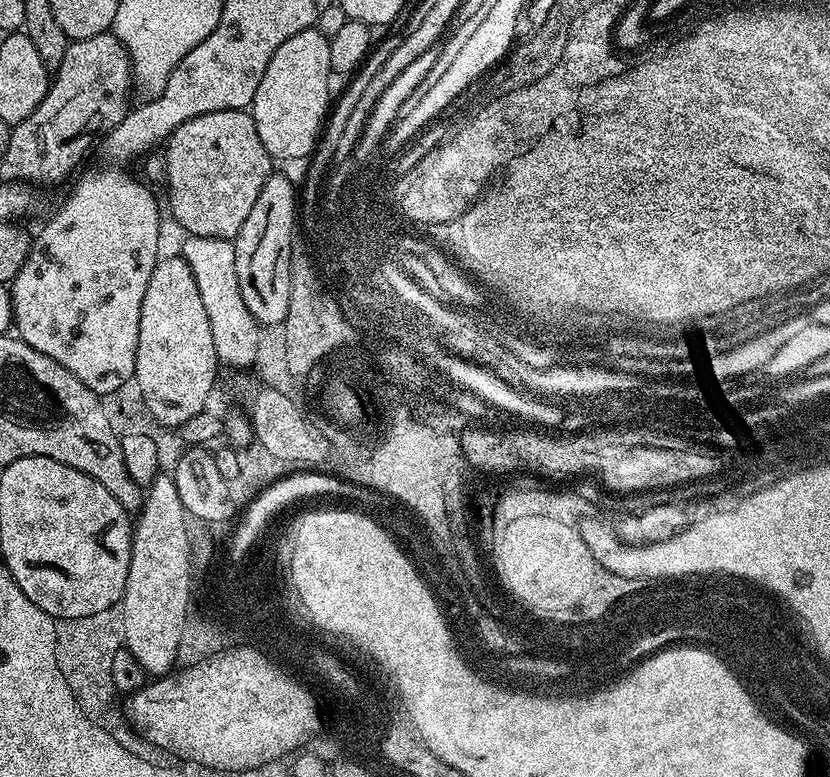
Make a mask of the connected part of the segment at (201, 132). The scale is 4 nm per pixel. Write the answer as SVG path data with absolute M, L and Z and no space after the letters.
M218 110L190 118L190 122L182 122L182 126L172 131L162 151L162 180L168 183L166 208L170 216L185 227L189 236L235 241L242 222L246 222L254 202L264 194L268 177L274 172L273 158L262 146L262 138L258 138L258 126L254 126L251 111Z

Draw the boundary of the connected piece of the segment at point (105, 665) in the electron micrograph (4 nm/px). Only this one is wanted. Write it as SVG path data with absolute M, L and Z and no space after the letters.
M119 607L90 614L86 618L66 618L56 620L56 657L58 666L70 686L70 690L80 701L80 709L92 719L94 726L102 730L117 727L122 708L116 705L118 693L110 678L110 665L114 654L124 645L124 626Z

